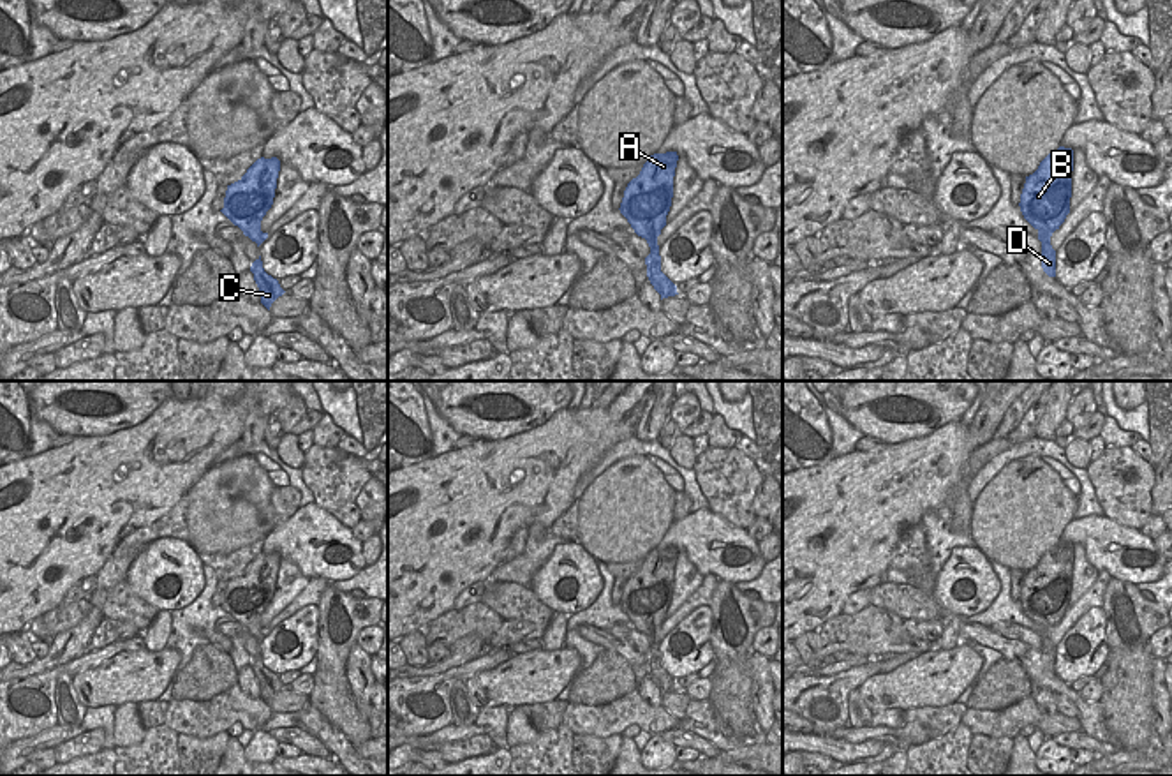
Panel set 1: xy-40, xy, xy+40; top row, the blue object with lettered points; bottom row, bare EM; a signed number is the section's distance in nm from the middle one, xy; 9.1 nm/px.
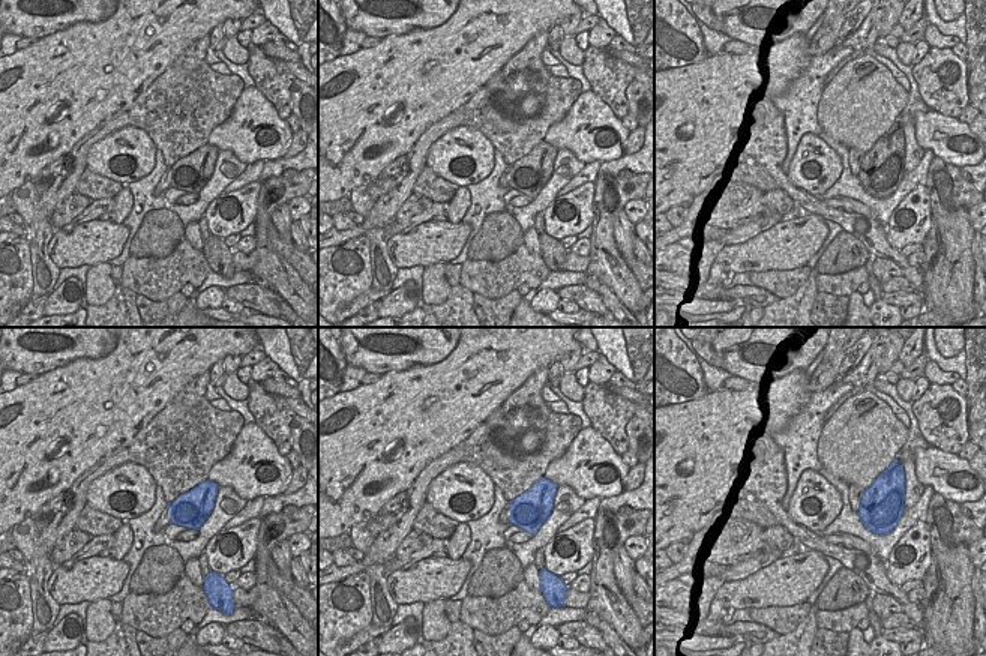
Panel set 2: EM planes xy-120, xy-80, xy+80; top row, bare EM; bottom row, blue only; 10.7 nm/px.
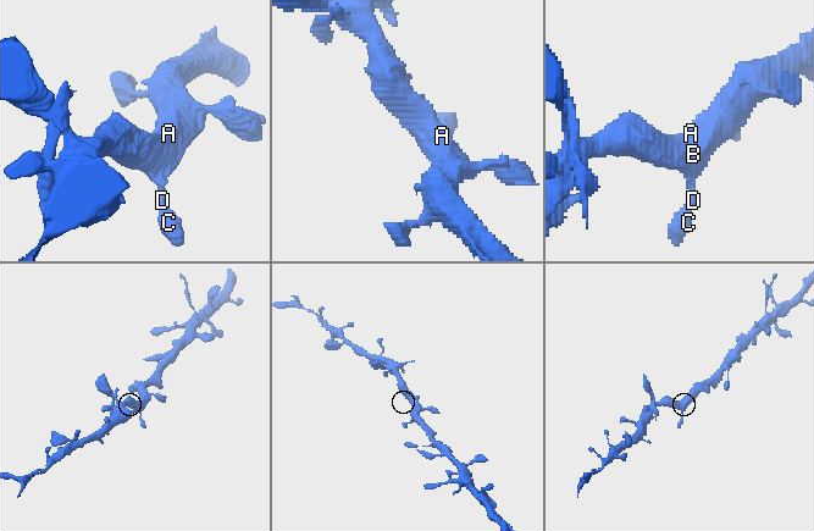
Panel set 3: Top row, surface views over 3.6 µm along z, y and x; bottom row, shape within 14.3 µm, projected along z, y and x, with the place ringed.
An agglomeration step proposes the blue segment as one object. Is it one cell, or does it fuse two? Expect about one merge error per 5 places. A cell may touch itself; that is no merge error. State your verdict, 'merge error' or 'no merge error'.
no merge error

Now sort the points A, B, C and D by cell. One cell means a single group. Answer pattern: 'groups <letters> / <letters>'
groups A B C D

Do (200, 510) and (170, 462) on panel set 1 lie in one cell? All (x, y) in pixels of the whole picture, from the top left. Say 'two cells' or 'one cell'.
two cells

